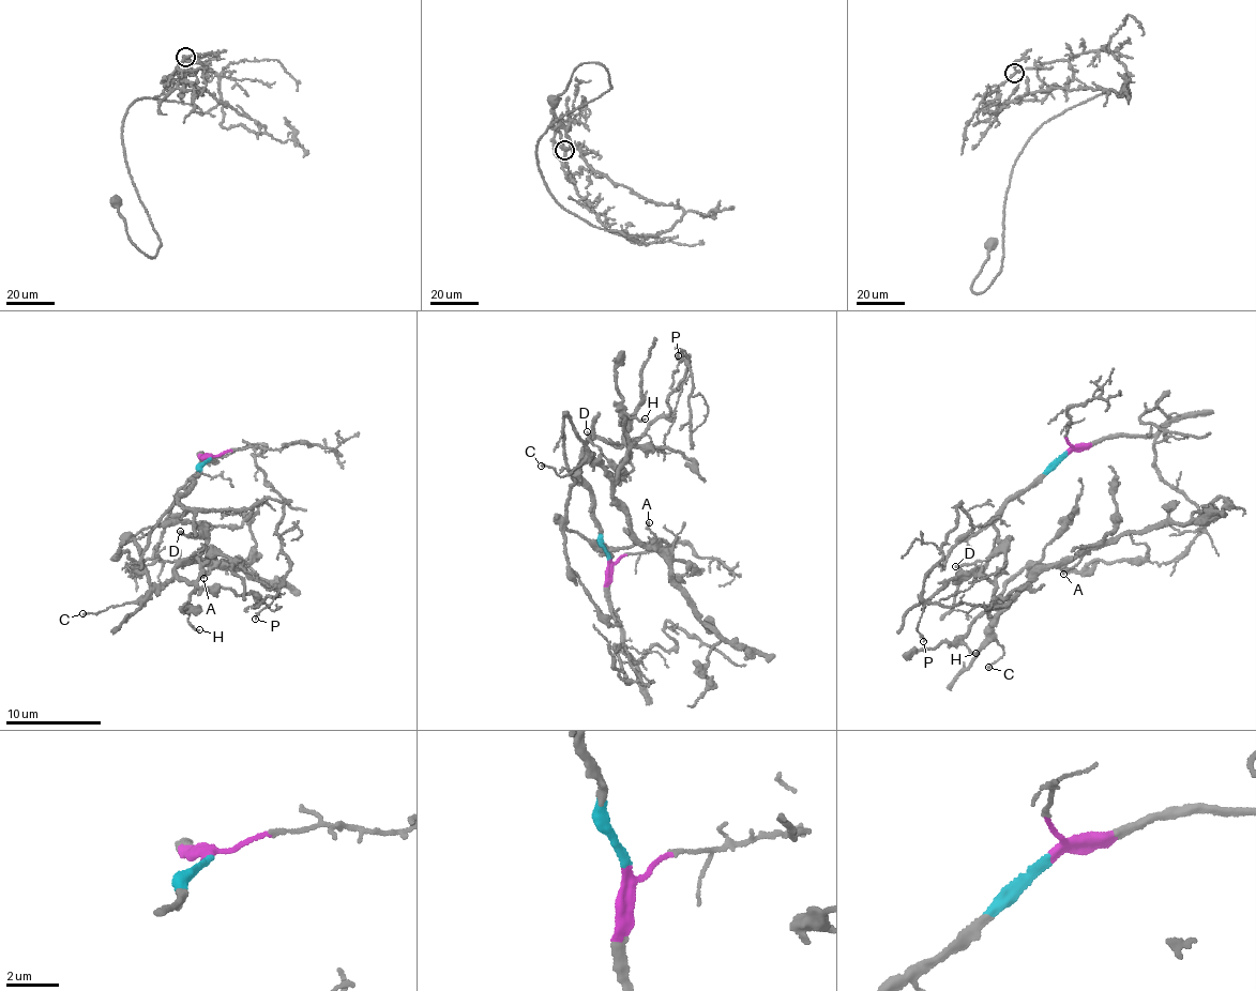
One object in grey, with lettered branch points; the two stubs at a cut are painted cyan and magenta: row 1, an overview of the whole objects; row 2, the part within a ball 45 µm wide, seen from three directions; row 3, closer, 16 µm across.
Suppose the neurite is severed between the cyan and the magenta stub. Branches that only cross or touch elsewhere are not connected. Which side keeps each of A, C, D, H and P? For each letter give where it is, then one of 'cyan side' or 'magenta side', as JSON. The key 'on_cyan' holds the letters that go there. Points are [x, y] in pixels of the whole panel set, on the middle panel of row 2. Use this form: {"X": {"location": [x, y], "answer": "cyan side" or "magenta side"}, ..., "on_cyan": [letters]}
{"A": {"location": [649, 522], "answer": "magenta side"}, "C": {"location": [541, 466], "answer": "magenta side"}, "D": {"location": [587, 431], "answer": "magenta side"}, "H": {"location": [645, 418], "answer": "magenta side"}, "P": {"location": [678, 355], "answer": "cyan side"}, "on_cyan": ["P"]}

